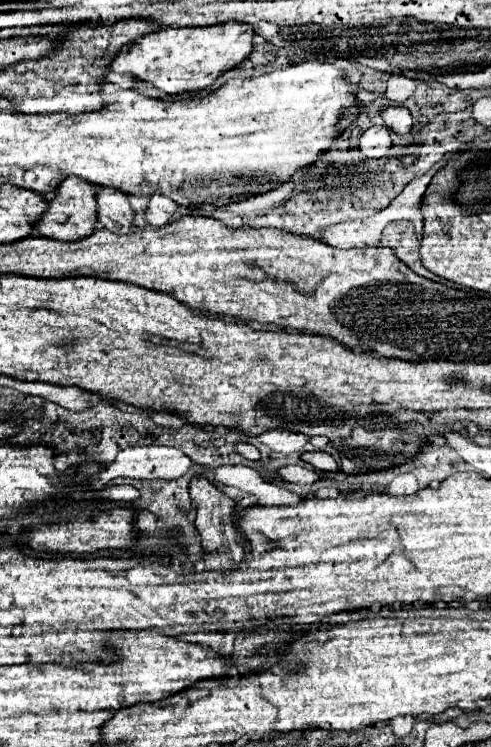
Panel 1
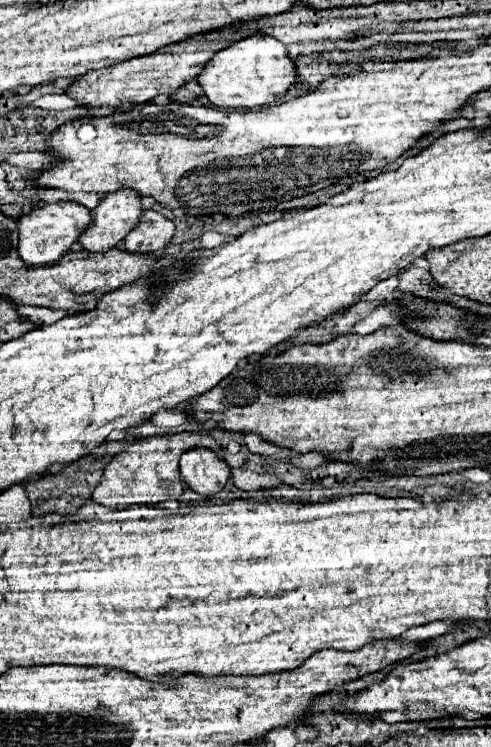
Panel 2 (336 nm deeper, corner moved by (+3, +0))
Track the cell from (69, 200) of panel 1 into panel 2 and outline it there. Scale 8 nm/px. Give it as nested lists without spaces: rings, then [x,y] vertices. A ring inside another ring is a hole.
[[[130,188],[106,194],[92,210],[94,222],[80,234],[78,244],[88,252],[108,252],[114,248],[136,226],[142,214],[140,200]]]

